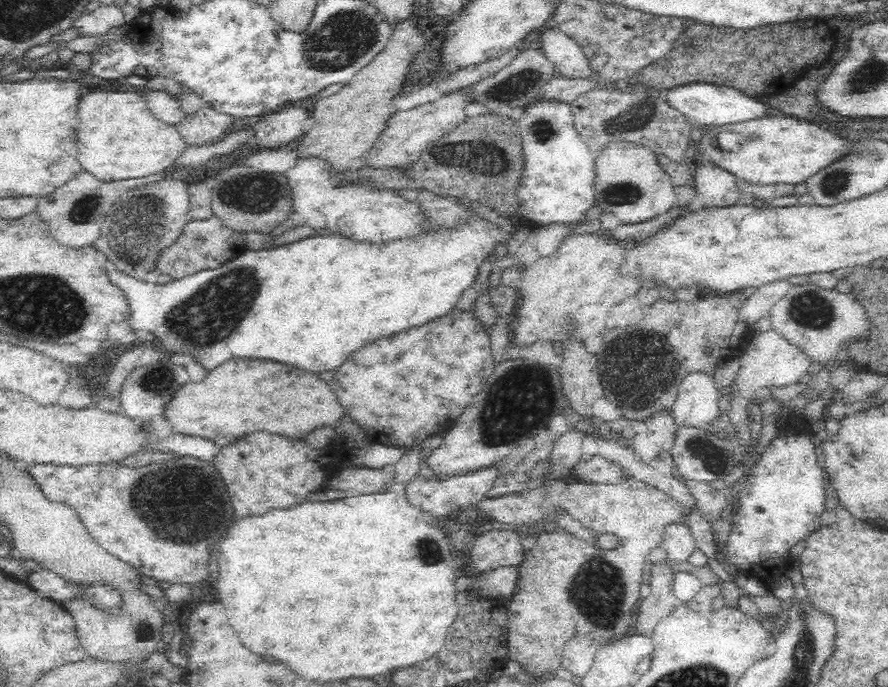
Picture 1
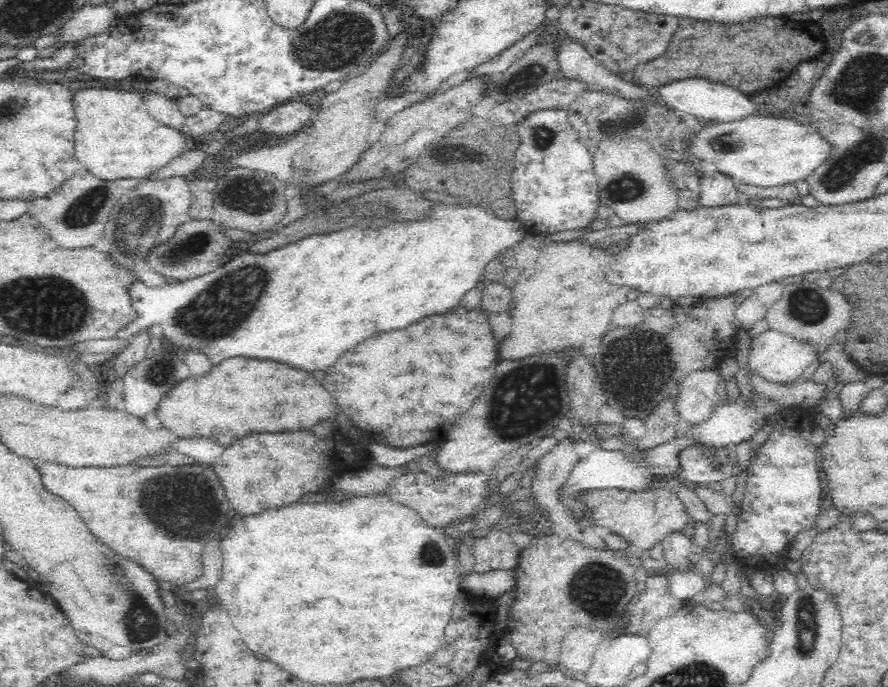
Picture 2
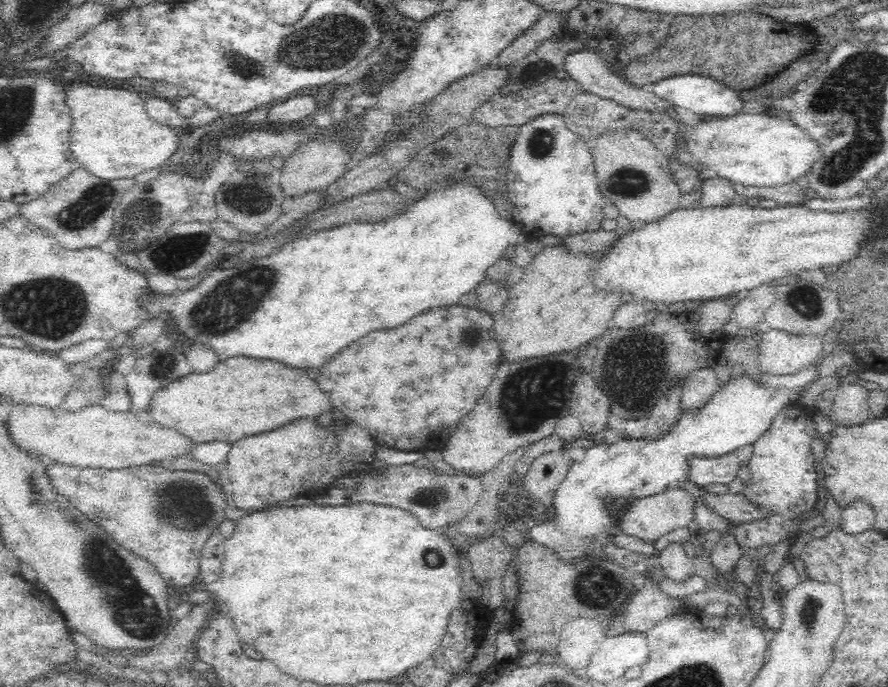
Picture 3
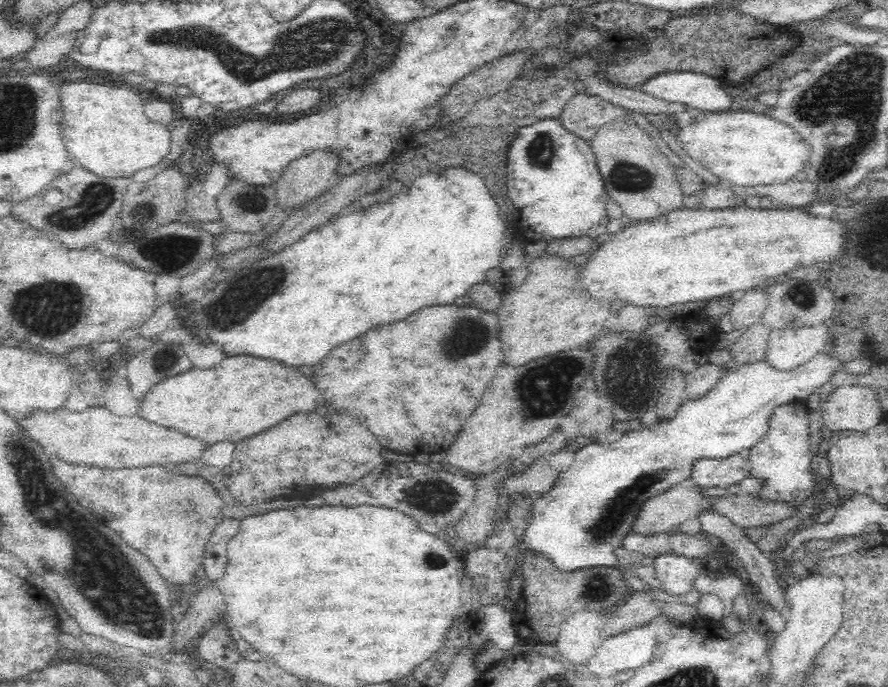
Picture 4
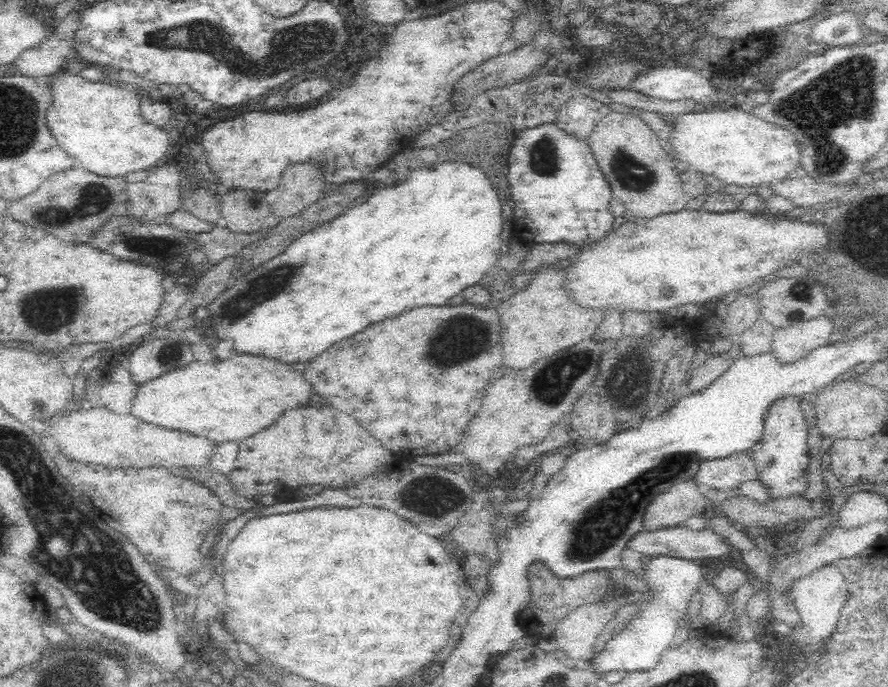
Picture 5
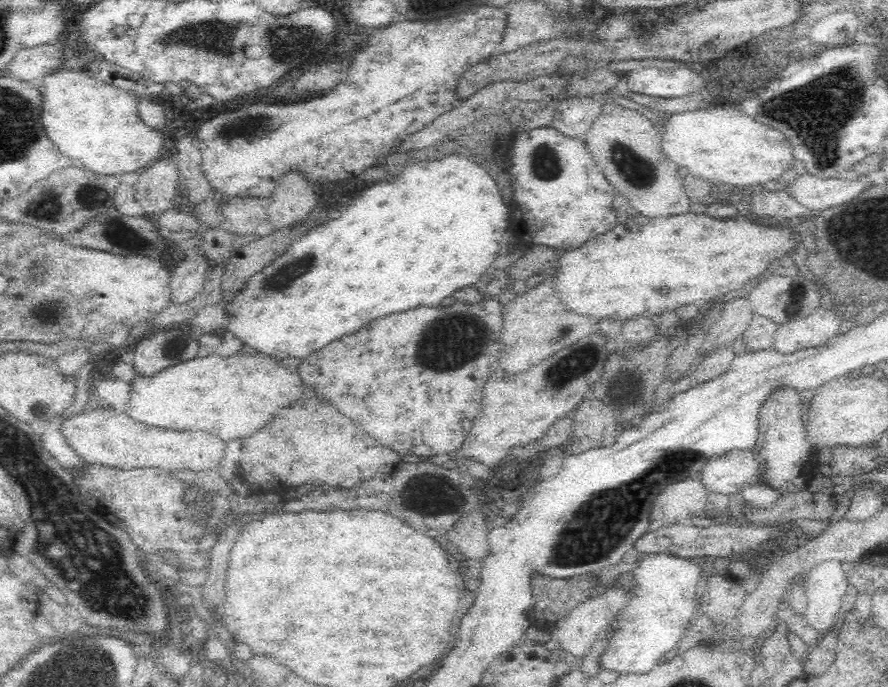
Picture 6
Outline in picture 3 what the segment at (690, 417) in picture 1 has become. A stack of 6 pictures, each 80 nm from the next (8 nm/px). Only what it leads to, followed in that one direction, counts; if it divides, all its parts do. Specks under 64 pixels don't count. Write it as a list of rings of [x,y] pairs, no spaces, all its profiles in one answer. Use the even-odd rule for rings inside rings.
[[[712,366],[692,372],[683,382],[682,410],[704,406],[718,390],[718,378]]]

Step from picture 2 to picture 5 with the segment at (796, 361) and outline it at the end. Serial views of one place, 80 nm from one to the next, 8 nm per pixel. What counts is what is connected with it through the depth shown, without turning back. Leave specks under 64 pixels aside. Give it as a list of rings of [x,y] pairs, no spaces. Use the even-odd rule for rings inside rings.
[[[824,314],[805,321],[794,321],[785,327],[776,327],[774,336],[772,336],[771,351],[775,354],[775,358],[778,358],[782,363],[790,364],[790,362],[806,356],[807,352],[828,344],[830,336],[835,334],[832,330],[834,330],[834,322]]]

